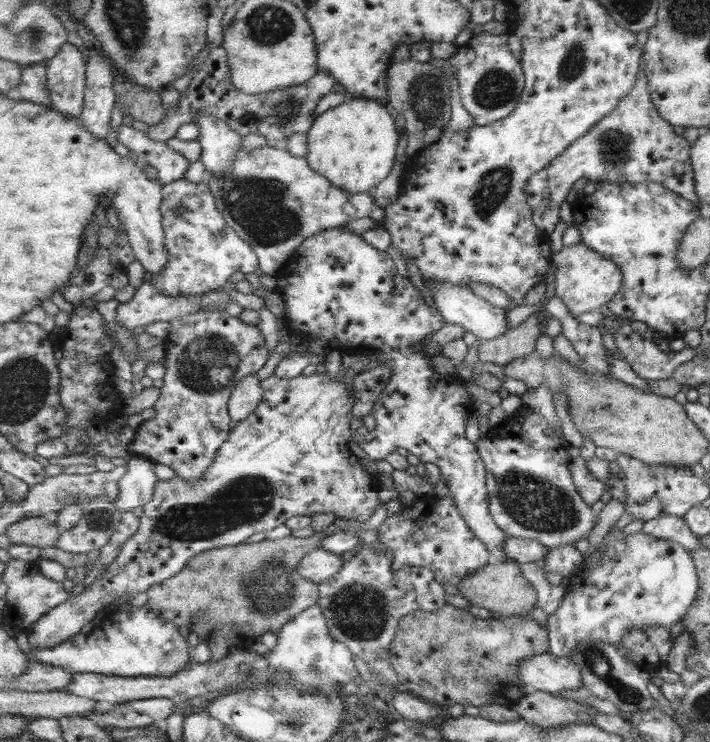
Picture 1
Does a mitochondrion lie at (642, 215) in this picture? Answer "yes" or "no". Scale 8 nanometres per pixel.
no

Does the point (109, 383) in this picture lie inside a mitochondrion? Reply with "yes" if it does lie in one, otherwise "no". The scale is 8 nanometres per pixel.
no

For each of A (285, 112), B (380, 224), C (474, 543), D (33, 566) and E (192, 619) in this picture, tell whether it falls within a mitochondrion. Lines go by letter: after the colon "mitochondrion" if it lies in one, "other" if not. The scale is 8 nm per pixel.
A: mitochondrion
B: other
C: other
D: other
E: other

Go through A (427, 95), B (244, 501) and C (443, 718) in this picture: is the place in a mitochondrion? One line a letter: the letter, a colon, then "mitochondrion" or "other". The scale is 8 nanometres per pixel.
A: mitochondrion
B: mitochondrion
C: other

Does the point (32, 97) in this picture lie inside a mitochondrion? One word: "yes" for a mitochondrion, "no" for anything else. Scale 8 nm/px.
no

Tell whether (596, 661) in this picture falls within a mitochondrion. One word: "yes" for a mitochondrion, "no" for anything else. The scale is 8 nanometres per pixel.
yes

